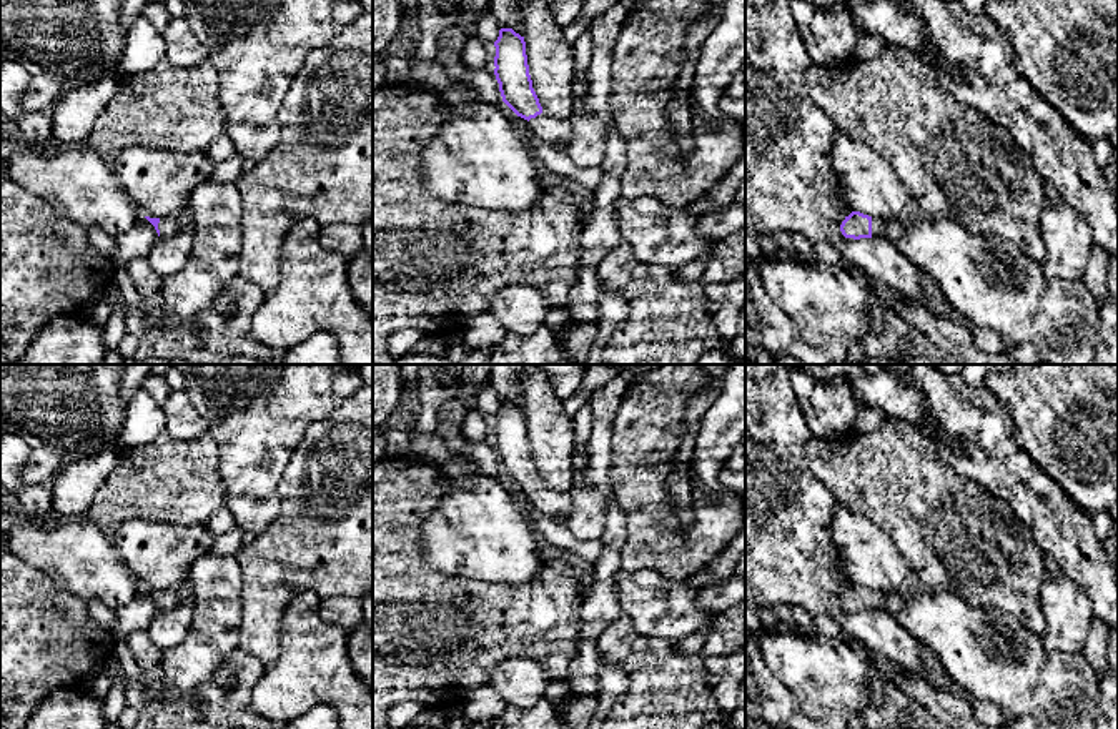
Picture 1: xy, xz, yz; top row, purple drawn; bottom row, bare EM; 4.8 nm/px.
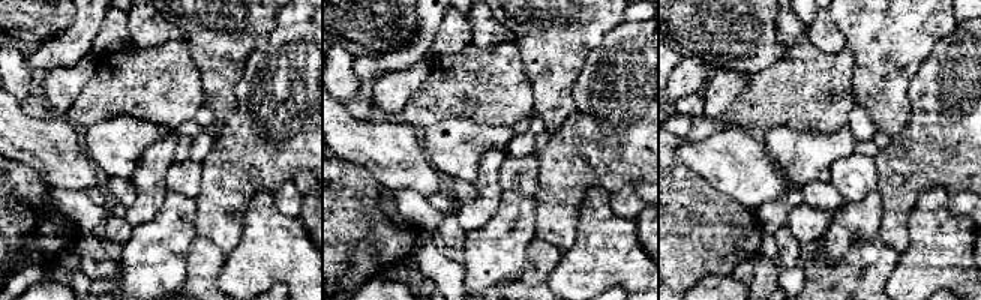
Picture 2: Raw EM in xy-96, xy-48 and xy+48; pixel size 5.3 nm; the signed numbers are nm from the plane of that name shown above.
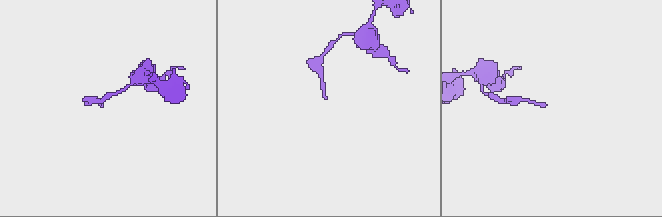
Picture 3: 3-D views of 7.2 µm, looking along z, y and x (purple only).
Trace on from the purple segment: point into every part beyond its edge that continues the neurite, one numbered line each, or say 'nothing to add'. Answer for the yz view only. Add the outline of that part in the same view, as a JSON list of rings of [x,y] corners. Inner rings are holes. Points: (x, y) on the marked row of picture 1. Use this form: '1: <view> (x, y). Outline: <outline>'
1: yz (877, 223). Outline: [[[872,218],[872,238],[880,238],[882,230],[885,228],[887,220],[883,218]]]

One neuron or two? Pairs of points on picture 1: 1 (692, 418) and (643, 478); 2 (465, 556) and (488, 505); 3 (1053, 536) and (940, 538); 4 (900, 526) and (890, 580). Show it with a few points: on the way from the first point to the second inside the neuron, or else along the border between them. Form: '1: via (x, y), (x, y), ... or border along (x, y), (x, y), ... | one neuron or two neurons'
1: border along (701, 388), (686, 406), (686, 436), (676, 463) | two neurons
2: via (469, 543), (483, 530), (484, 518) | one neuron
3: border along (1009, 505), (1045, 553) | two neurons
4: border along (869, 520), (894, 543), (912, 576) | two neurons

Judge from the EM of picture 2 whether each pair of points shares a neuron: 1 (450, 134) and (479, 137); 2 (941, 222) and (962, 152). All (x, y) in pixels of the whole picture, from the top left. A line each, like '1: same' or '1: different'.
1: same
2: different

